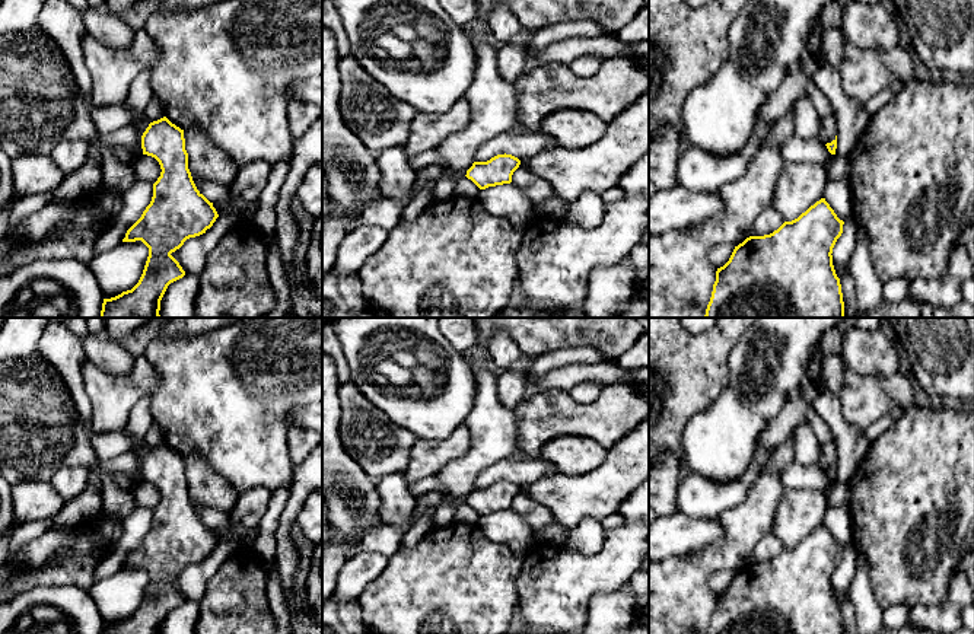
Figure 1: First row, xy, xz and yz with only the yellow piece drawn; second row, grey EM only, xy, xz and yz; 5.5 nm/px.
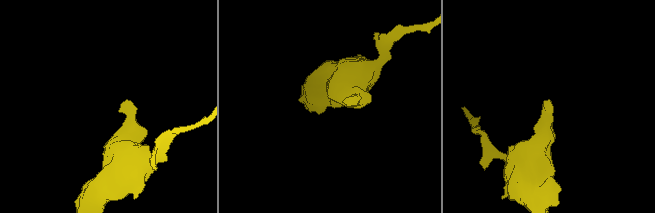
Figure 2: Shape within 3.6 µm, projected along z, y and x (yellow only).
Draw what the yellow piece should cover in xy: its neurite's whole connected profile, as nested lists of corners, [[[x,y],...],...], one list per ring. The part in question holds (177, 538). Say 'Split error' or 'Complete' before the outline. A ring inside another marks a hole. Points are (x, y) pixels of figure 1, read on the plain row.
Complete. [[[166,443],[149,450],[141,462],[143,481],[155,484],[160,491],[160,503],[153,510],[153,523],[141,544],[127,557],[122,568],[141,567],[149,574],[149,583],[139,609],[121,621],[104,625],[102,634],[160,634],[160,627],[168,612],[185,602],[179,589],[171,582],[179,576],[190,564],[206,560],[219,544],[213,529],[210,529],[195,513],[188,496],[188,480],[185,477],[184,456],[172,450]]]

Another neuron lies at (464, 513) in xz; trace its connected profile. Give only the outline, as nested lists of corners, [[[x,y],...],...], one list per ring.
[[[467,503],[456,507],[453,522],[477,525],[480,514]]]

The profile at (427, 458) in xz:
[[[465,424],[443,440],[417,439],[411,453],[408,466],[404,471],[407,484],[437,475],[452,461],[462,458],[471,447],[471,434]]]

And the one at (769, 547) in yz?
[[[773,533],[763,536],[751,552],[752,563],[764,563],[777,557],[784,549],[782,541]]]

